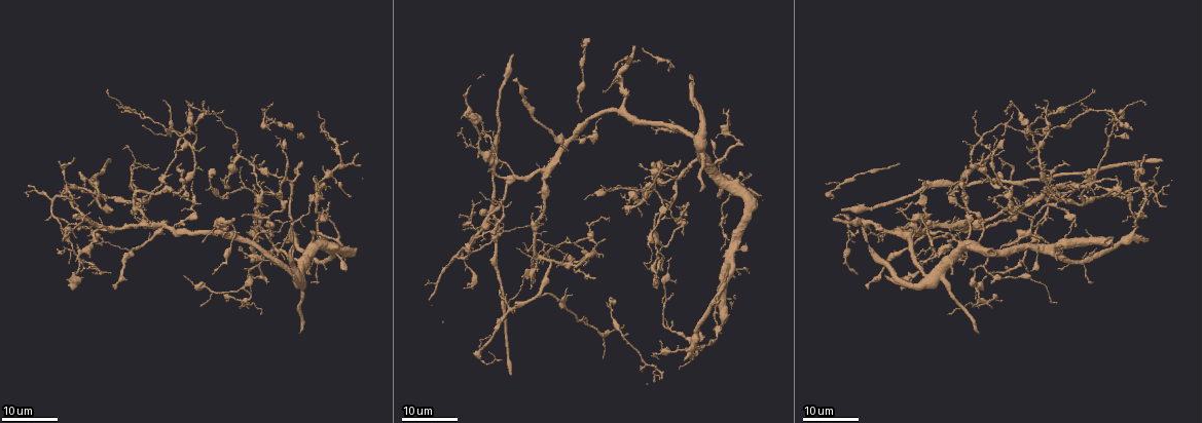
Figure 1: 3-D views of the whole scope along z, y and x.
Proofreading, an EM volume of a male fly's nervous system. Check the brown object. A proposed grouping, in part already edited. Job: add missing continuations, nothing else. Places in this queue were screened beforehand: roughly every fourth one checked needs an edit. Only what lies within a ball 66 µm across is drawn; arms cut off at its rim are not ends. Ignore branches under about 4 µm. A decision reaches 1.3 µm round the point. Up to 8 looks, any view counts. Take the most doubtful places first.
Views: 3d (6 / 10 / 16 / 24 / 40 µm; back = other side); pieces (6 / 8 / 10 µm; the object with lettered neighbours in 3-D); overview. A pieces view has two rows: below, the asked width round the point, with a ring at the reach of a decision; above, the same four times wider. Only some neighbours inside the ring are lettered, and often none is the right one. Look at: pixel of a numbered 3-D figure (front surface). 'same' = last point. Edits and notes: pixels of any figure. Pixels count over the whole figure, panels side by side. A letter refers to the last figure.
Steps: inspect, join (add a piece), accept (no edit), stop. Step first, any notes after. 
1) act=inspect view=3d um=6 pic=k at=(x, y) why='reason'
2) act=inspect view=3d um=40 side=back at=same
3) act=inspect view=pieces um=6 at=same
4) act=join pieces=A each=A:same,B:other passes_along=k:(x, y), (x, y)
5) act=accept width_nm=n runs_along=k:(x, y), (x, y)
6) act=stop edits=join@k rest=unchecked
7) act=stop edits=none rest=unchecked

act=inspect view=3d um=16 pic=1 at=(679, 163) why='branch stops here'

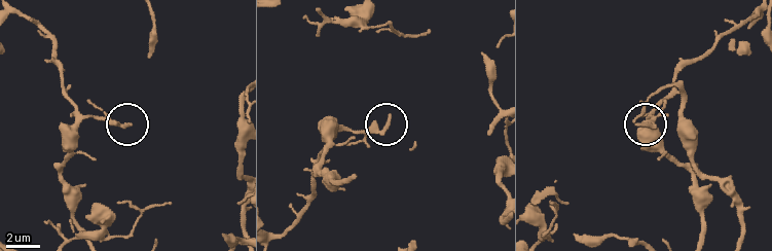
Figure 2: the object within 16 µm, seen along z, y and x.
act=inspect view=3d um=10 pic=2 at=(132, 122) why='zoom in'

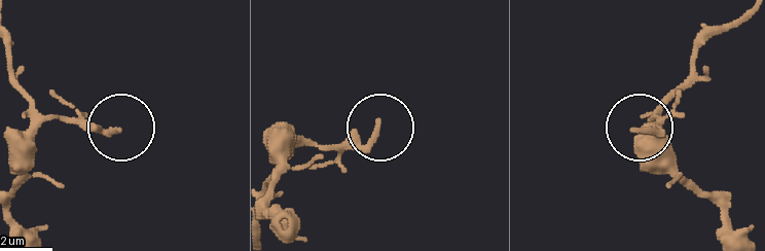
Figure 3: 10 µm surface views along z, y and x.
act=inspect view=pieces um=6 pic=3 at=(120, 129) why='see the neighbours'

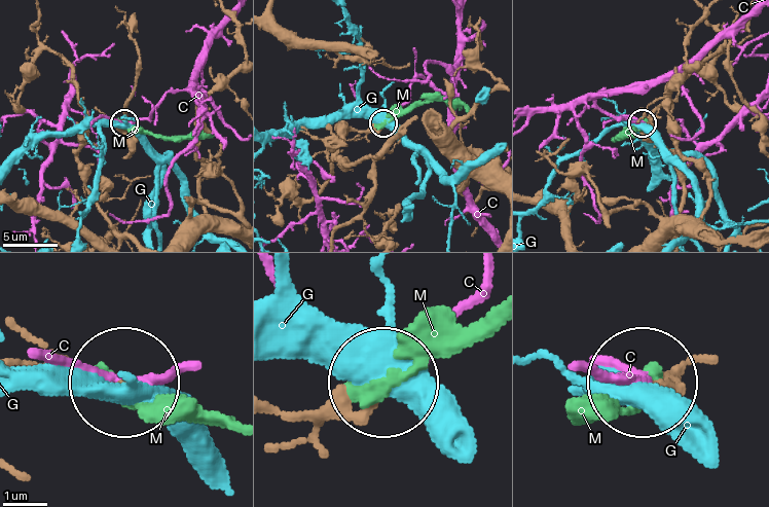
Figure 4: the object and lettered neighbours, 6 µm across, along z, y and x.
act=accept each=C:other,G:other,M:other runs_along=4:(275, 415), (352, 404), (381, 386) found='none of them fits'

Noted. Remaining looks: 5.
act=inspect view=3d um=24 pic=1 at=(576, 245) why='free end'

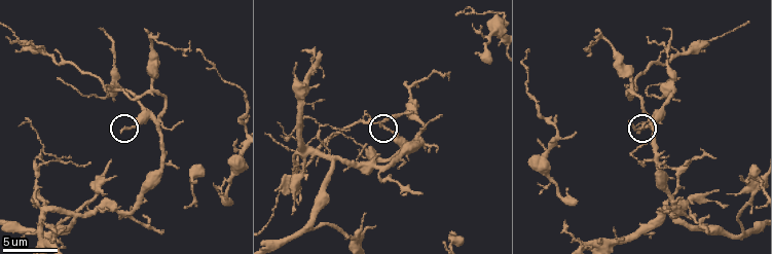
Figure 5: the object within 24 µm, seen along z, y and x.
act=inspect view=pieces um=8 pic=5 at=(122, 132) why='what lies round it'

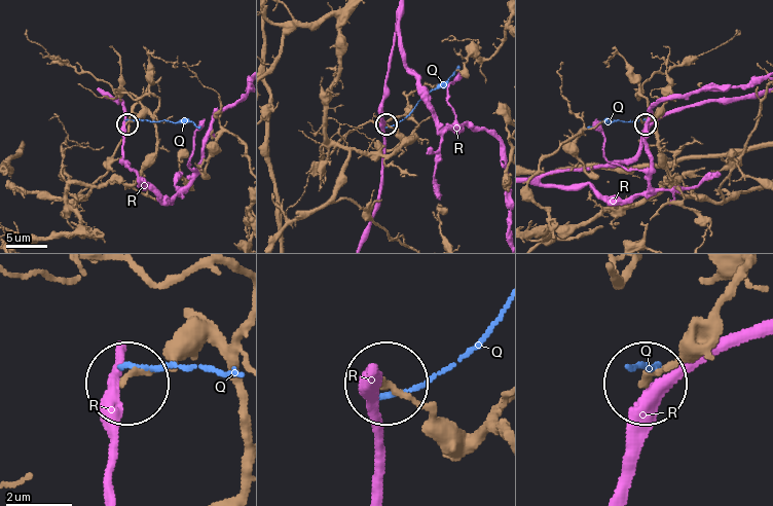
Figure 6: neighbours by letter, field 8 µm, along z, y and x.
act=accept each=Q:other,R:other runs_along=6:(691, 349), (643, 382) found='none of them fits'

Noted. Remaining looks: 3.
act=inspect view=3d um=24 pic=1 at=(655, 279) why='branch stops here'

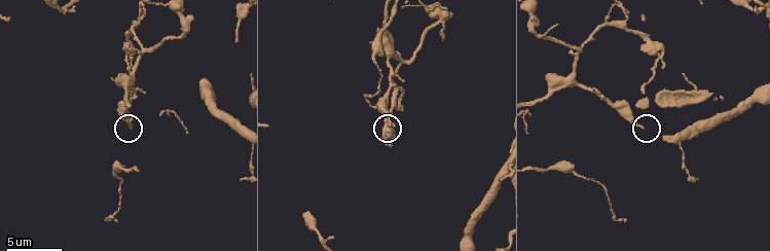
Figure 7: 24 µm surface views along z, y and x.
act=inspect view=pieces um=8 pic=7 at=(130, 128) why='see the neighbours'

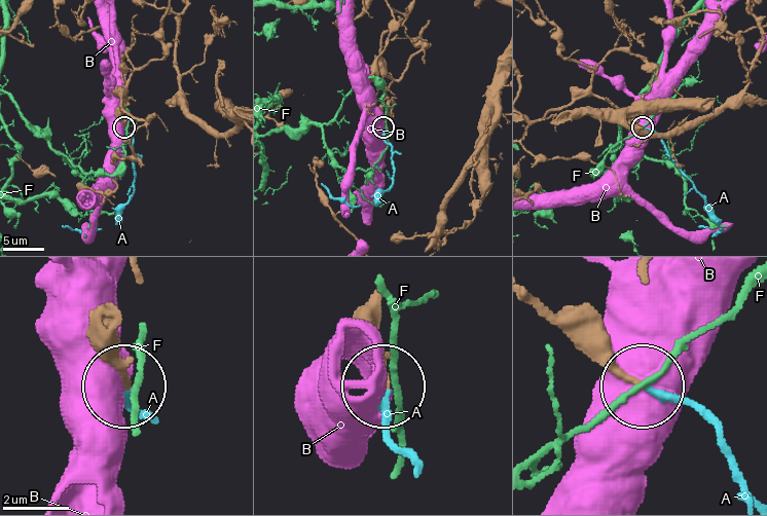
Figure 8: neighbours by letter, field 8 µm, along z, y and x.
act=join pieces=A each=A:same,B:other,F:other found='the neuron continues'

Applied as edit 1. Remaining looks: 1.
act=stop edits=join@8 rest=unchecked

